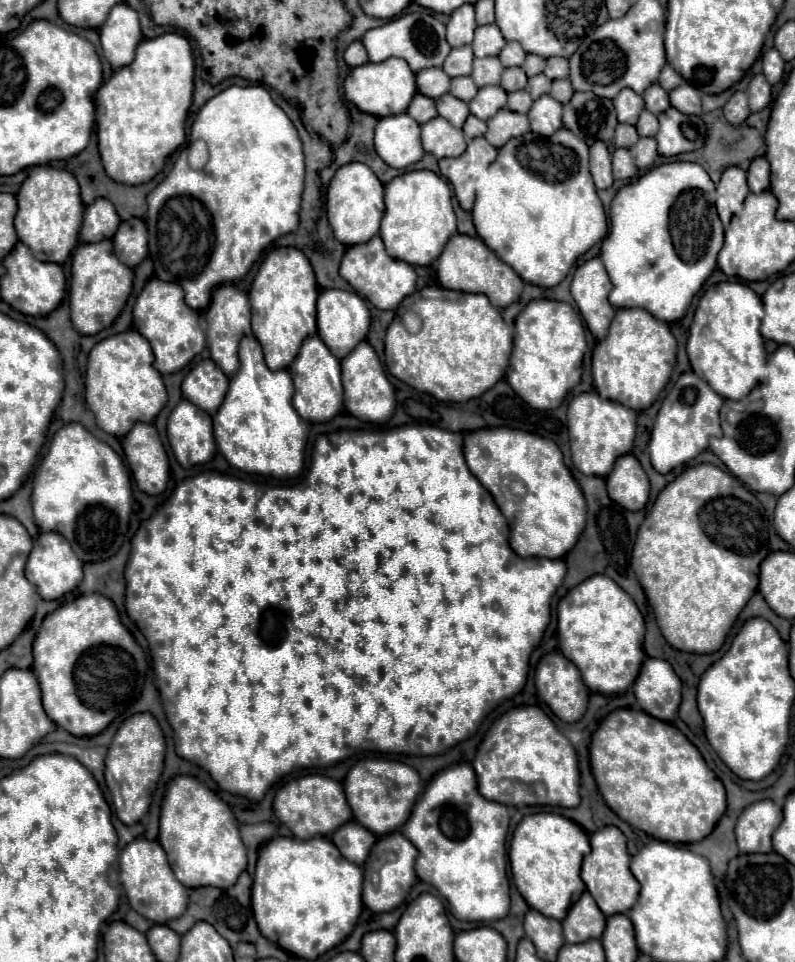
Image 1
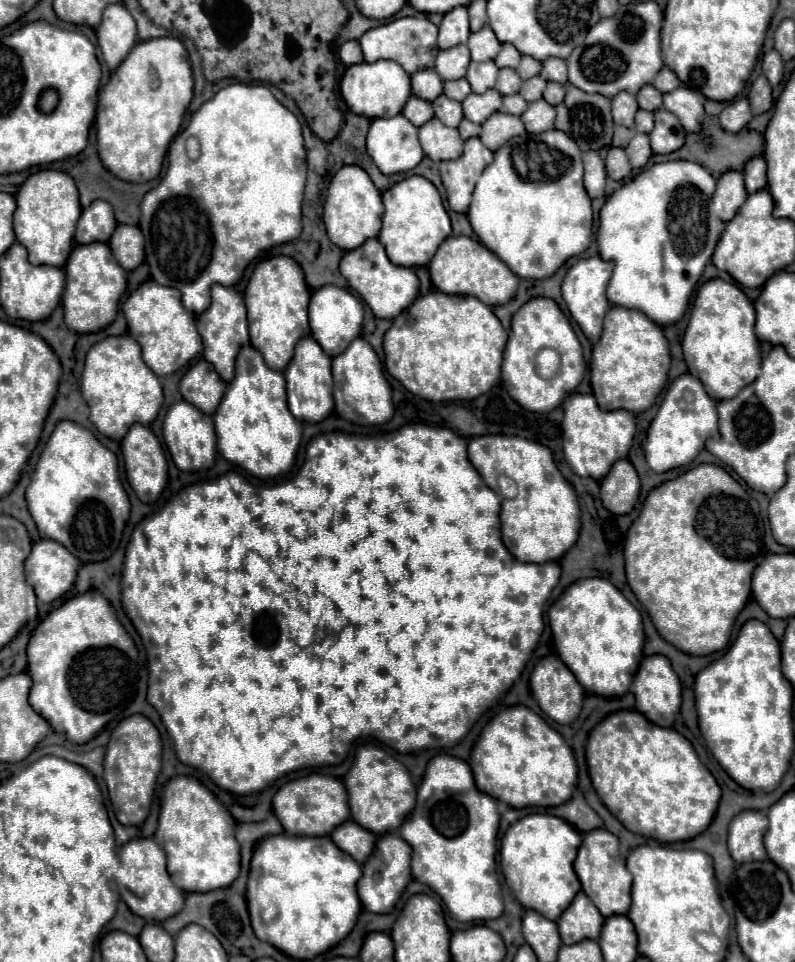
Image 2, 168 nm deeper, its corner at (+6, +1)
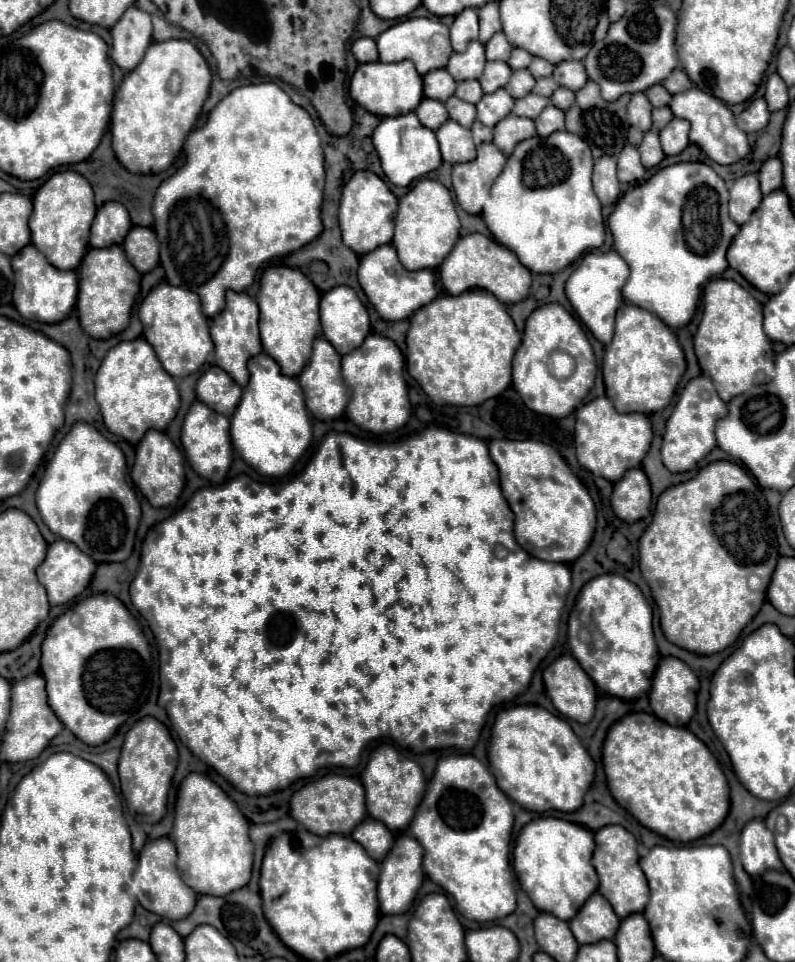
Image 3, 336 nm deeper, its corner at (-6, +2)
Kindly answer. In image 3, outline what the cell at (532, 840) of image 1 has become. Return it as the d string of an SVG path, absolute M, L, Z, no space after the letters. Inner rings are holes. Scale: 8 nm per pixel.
M542 816L528 822L514 844L514 870L520 886L542 912L556 914L560 920L572 920L580 906L596 892L598 878L590 864L594 852L594 834L584 826L562 818Z

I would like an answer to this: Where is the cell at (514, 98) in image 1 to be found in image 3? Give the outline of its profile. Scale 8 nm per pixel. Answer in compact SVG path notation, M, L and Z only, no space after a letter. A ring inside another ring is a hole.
M530 92L530 94L526 94L524 98L518 98L518 100L516 100L516 104L514 104L514 108L512 108L512 114L516 114L516 116L526 116L526 118L536 118L536 116L544 110L544 106L548 106L548 104L550 104L548 98Z

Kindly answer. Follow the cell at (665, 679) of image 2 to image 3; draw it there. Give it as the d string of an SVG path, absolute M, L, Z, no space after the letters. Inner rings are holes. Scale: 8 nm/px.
M674 656L662 658L650 690L652 712L672 726L686 726L696 708L696 694L696 674Z

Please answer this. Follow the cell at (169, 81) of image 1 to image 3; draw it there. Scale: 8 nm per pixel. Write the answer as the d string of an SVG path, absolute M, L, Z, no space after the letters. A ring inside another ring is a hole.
M188 40L150 44L142 62L124 78L114 96L110 132L112 148L120 164L134 174L158 174L170 168L208 98L210 80L212 76L204 56ZM172 72L182 78L176 94L168 88Z

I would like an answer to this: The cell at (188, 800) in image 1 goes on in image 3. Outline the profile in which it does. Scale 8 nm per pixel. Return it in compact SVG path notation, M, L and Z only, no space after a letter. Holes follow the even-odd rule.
M192 772L180 784L174 828L170 838L178 850L178 870L184 882L198 894L224 896L248 884L254 844L248 836L250 822L210 778Z

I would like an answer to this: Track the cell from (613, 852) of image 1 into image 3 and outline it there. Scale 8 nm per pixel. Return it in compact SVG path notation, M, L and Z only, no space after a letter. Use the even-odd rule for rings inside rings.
M604 826L594 834L596 850L592 856L592 866L598 872L598 892L608 898L614 912L620 918L626 918L628 914L642 912L648 902L648 884L644 878L644 872L638 866L638 852L636 852L636 838L624 830L622 826Z

